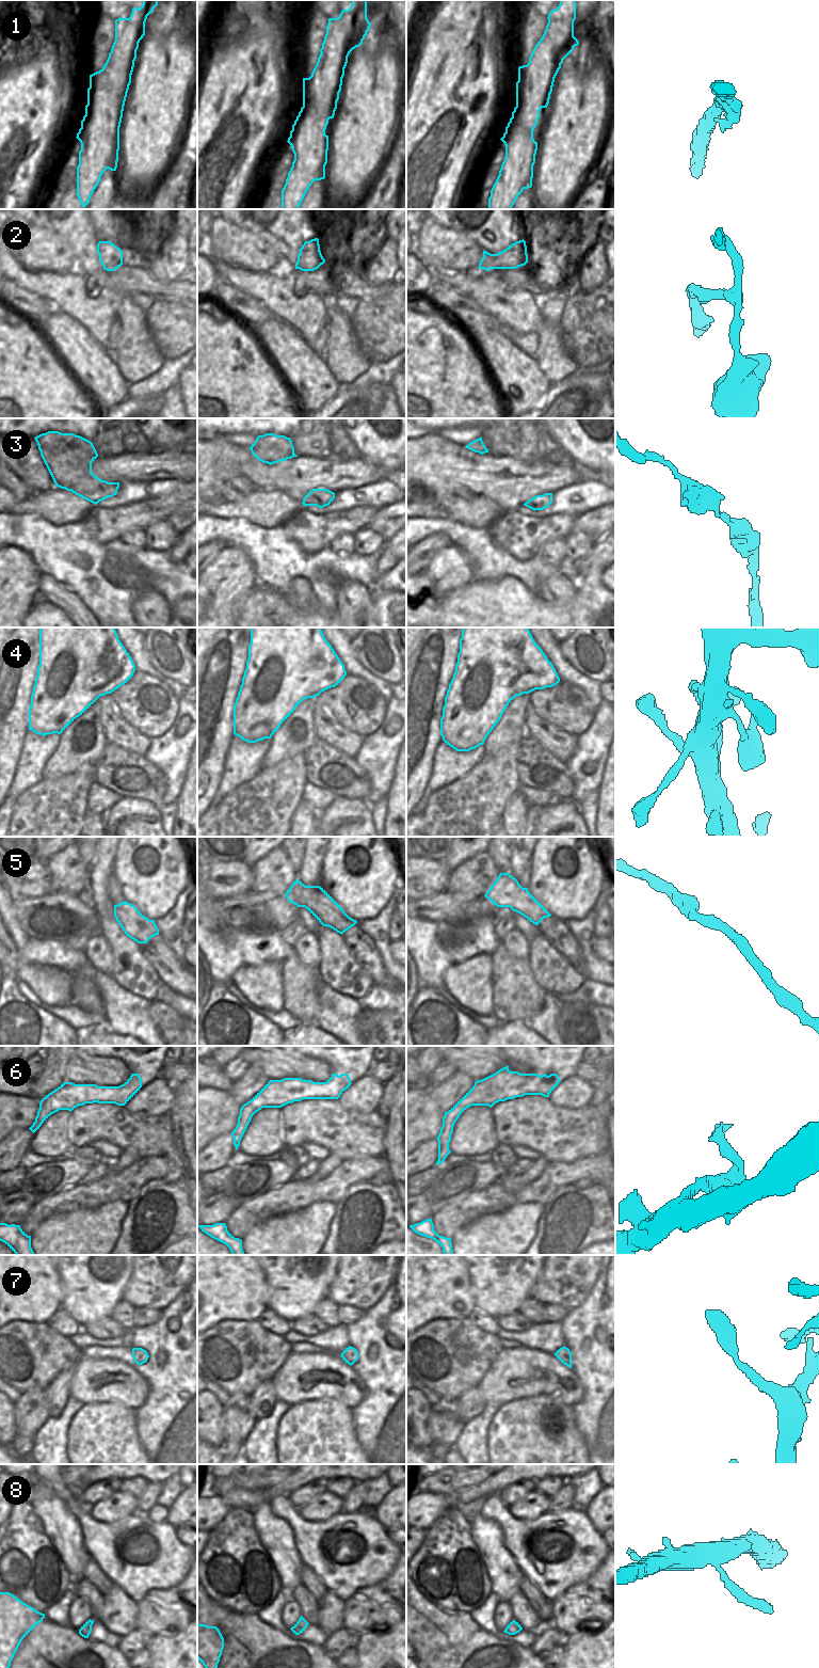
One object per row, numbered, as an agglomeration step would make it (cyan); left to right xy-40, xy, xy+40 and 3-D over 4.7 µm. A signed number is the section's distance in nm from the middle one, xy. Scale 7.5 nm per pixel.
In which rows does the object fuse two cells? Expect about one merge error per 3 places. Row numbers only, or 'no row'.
1

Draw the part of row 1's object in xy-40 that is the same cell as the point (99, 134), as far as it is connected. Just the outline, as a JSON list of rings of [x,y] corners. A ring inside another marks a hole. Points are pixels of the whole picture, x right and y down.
[[[113,51],[105,66],[90,75],[90,88],[87,89],[87,105],[85,106],[85,115],[81,121],[81,128],[77,133],[77,139],[81,143],[79,152],[79,164],[77,166],[77,196],[84,208],[100,181],[102,173],[109,169],[116,171],[119,150],[119,127],[122,118],[117,115],[118,93],[109,92],[109,77],[106,75],[111,66]]]

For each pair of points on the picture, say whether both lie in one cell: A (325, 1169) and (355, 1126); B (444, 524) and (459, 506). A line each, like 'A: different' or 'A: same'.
A: different
B: different

